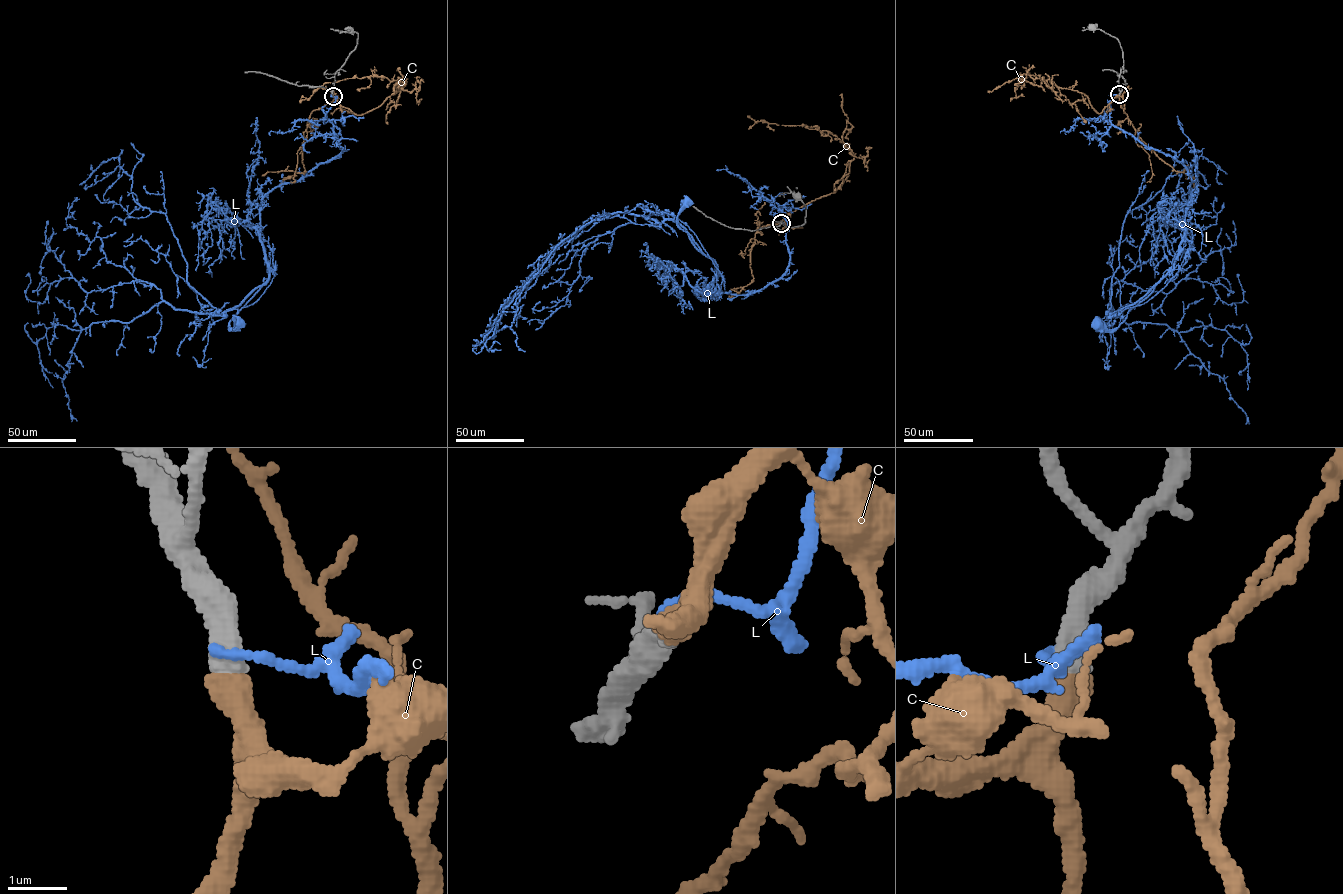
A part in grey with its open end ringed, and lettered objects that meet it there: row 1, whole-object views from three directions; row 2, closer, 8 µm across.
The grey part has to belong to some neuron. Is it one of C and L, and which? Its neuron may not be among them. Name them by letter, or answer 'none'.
C

